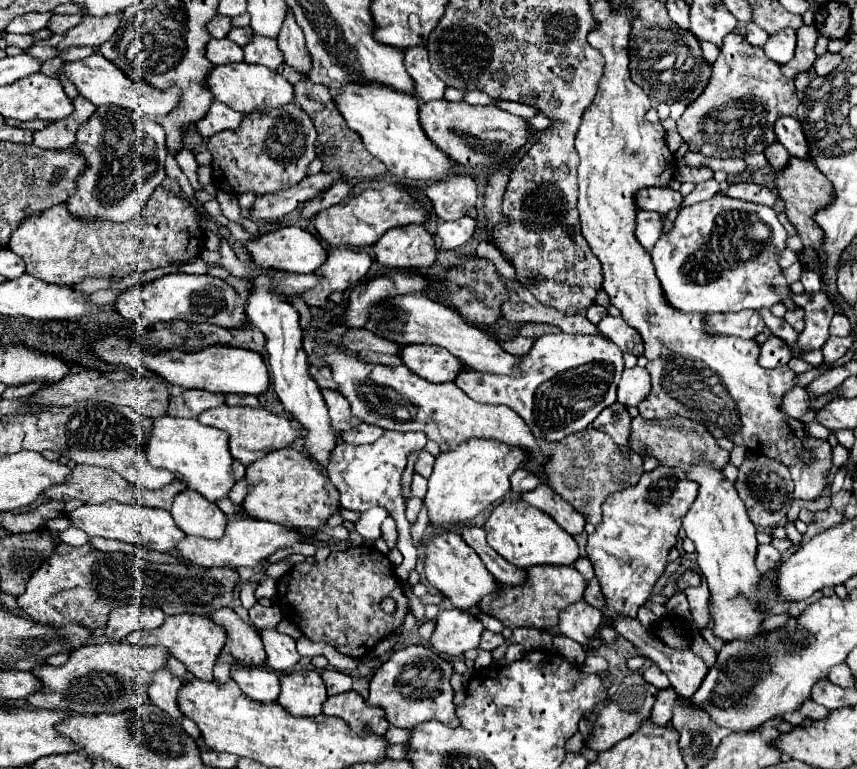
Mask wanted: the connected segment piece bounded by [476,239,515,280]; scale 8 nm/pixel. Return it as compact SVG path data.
M484 239L478 244L476 253L488 258L503 276L507 276L507 278L511 278L511 280L515 278L513 266L501 256L499 250L488 239Z

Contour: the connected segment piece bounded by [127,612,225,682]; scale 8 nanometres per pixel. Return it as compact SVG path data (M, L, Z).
M185 612L185 614L165 618L163 626L155 628L153 632L145 632L145 630L131 632L127 636L127 642L135 644L135 646L165 646L177 660L181 660L187 666L187 670L195 678L199 678L203 682L213 682L213 666L225 644L225 628L213 624L213 620L209 620L209 616L193 616L193 614Z

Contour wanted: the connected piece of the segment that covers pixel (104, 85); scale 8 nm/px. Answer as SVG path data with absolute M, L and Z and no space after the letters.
M93 54L93 56L87 56L83 60L77 60L77 62L65 62L63 72L77 86L77 90L87 100L91 100L95 106L117 104L121 108L129 108L129 110L147 114L153 120L161 120L161 118L169 116L169 112L173 112L173 108L177 108L177 102L181 96L181 88L177 88L177 84L171 84L165 90L157 90L153 86L129 80L113 62L109 62L101 54Z

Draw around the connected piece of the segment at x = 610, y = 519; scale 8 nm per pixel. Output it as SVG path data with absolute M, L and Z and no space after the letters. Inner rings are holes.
M657 466L655 470L645 472L635 486L615 492L603 502L603 522L597 526L595 534L587 538L587 558L593 562L595 576L607 600L607 608L603 610L605 620L611 622L613 616L617 614L637 616L639 606L647 602L653 584L665 572L667 554L675 546L681 520L689 512L695 498L697 498L697 484L689 482L683 470L669 468L669 466Z

